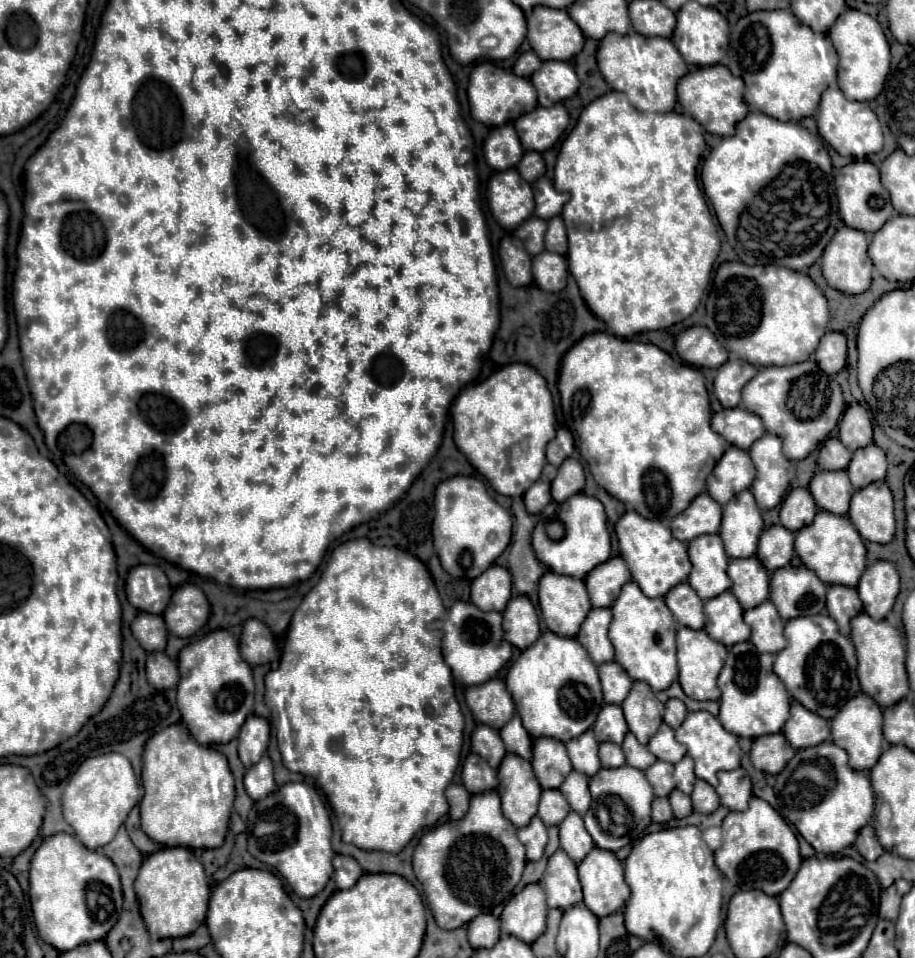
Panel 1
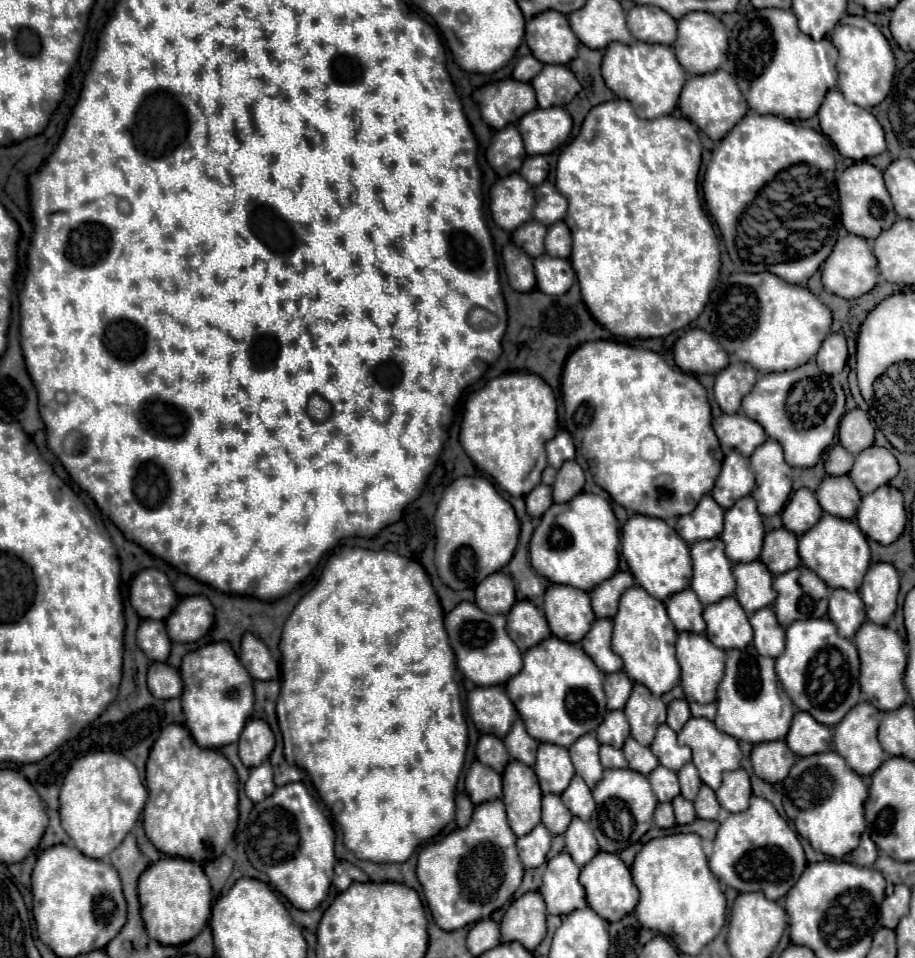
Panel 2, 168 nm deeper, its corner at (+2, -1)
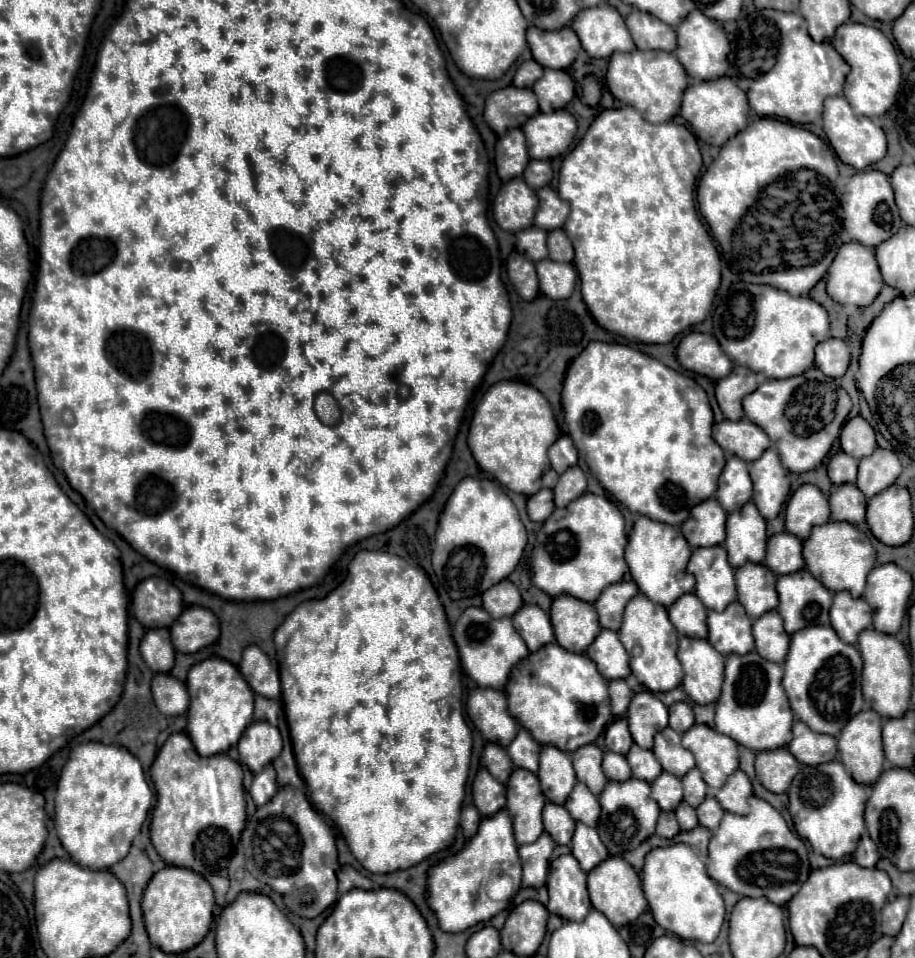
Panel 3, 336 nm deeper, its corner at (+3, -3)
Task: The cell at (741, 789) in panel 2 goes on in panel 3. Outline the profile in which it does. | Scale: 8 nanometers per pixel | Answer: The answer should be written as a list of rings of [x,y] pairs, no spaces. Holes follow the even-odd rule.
[[[735,770],[727,778],[727,782],[713,792],[717,802],[723,806],[723,810],[733,812],[733,814],[747,814],[749,812],[749,796],[753,794],[751,790],[751,780],[743,770]]]

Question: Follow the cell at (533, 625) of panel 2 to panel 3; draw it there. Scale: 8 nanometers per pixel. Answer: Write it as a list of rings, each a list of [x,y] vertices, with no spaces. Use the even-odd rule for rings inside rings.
[[[523,606],[513,616],[513,622],[515,622],[515,630],[519,630],[521,638],[527,642],[527,648],[531,652],[553,642],[551,618],[539,606]]]

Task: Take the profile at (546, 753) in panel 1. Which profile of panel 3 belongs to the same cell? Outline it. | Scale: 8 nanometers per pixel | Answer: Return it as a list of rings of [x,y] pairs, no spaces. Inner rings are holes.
[[[543,746],[537,776],[545,798],[555,804],[565,804],[573,786],[577,784],[569,754],[555,746]]]

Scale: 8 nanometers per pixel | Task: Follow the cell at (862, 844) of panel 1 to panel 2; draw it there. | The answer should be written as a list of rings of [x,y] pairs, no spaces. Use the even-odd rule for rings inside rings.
[[[864,832],[862,840],[860,840],[860,846],[852,852],[854,864],[858,864],[858,866],[872,866],[874,860],[876,860],[876,856],[878,856],[878,848],[876,848],[876,844],[872,842],[870,834]]]

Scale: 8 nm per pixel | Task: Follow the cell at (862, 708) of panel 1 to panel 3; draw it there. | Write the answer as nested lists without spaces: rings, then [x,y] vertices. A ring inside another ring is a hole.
[[[865,710],[865,712],[855,714],[855,718],[851,718],[851,722],[847,722],[847,726],[837,736],[839,760],[843,762],[847,772],[855,778],[855,782],[859,782],[863,786],[873,784],[879,778],[879,774],[883,772],[885,756],[883,756],[883,744],[881,744],[881,726],[883,726],[883,718],[879,718],[879,714],[875,714],[875,710]]]

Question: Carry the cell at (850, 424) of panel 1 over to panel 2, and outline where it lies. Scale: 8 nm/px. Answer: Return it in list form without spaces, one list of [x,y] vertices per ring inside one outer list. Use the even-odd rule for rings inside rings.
[[[854,408],[844,414],[838,436],[840,436],[840,444],[850,454],[858,454],[874,444],[874,426],[864,410]]]

